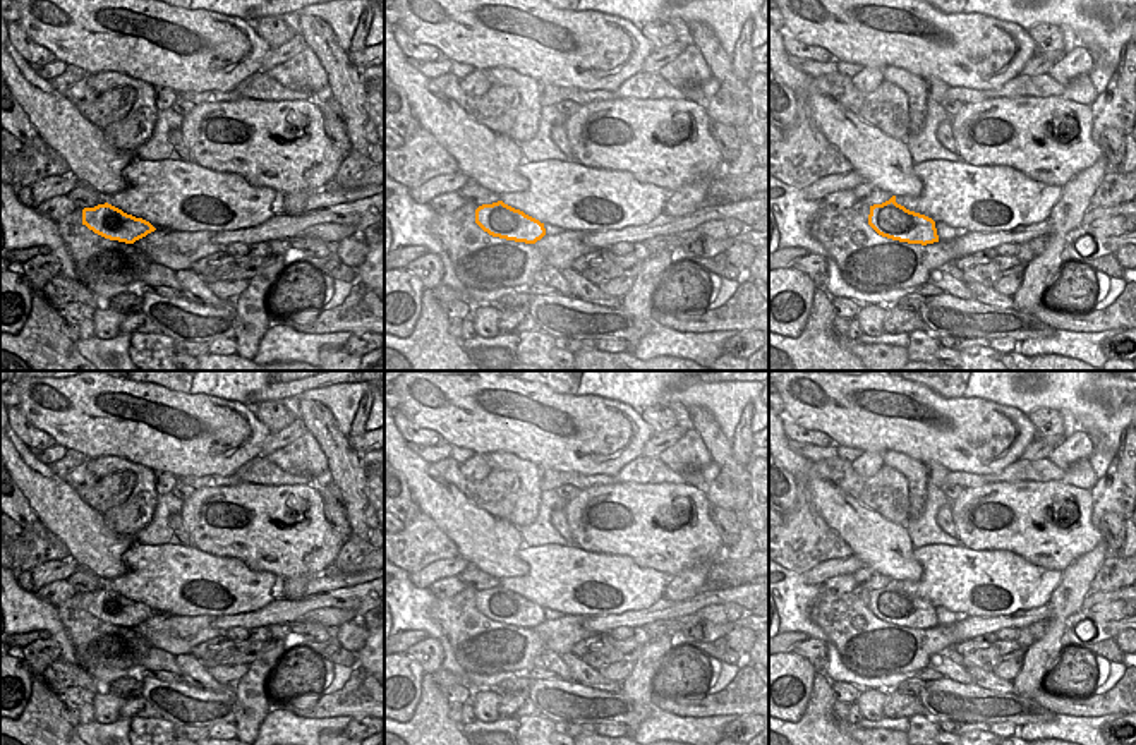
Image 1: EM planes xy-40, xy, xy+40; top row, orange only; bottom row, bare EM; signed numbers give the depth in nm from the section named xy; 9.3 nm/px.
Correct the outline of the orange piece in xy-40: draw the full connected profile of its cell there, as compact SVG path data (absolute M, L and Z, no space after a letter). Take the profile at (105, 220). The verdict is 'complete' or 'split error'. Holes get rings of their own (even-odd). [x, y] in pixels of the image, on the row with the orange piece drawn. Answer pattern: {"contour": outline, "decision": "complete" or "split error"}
{"contour": "M108 203L84 208L82 225L105 239L125 244L134 244L156 230L149 221L127 215Z", "decision": "complete"}

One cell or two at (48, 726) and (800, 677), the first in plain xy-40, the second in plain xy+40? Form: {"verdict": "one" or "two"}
{"verdict": "two"}

